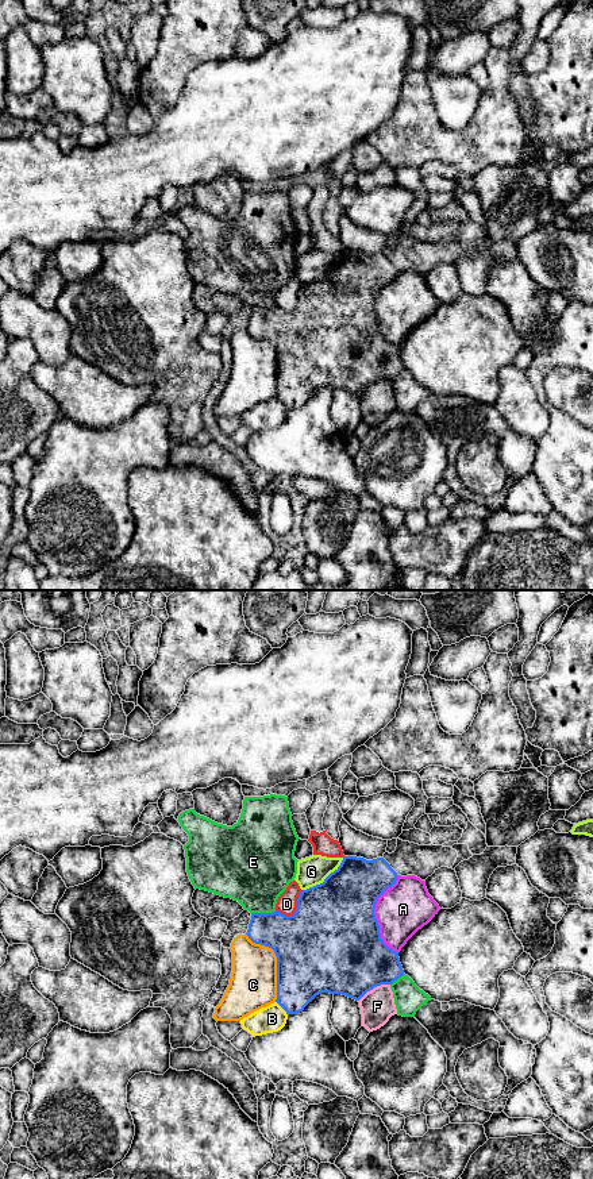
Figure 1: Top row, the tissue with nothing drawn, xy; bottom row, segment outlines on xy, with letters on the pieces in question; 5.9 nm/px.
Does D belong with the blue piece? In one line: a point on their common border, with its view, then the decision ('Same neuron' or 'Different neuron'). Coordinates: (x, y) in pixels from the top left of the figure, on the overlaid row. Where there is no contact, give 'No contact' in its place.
Touches blue at xy (296, 910). Different neuron

